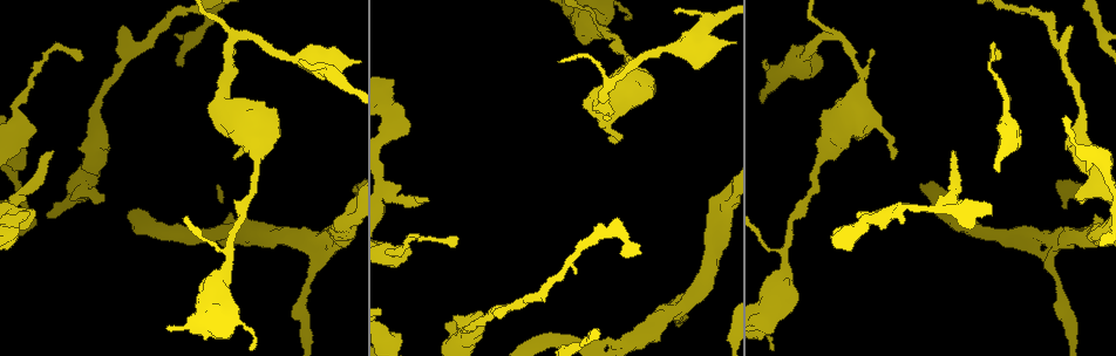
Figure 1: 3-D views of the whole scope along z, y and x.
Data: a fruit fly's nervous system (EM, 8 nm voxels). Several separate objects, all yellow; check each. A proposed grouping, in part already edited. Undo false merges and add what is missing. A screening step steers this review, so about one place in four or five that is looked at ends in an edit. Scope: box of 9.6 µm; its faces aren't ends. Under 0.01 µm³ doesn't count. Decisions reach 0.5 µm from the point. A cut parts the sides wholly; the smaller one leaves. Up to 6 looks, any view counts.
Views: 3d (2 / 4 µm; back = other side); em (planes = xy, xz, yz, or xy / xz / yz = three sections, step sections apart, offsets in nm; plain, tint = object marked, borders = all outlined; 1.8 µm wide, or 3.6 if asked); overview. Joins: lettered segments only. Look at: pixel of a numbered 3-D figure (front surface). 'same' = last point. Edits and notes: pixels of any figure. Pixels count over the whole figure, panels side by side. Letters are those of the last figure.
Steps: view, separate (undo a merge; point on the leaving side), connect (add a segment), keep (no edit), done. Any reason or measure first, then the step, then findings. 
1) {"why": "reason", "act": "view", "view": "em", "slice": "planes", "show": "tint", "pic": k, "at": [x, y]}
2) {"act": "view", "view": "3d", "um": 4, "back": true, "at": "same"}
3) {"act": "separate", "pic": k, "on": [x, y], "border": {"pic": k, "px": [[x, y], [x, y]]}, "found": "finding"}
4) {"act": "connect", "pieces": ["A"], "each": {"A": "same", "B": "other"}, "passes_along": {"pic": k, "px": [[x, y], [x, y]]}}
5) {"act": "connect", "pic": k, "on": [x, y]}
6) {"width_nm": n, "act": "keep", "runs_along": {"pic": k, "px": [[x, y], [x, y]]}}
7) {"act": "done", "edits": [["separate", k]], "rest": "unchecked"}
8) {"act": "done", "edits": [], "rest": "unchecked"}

{"why": "free end", "act": "view", "view": "em", "slice": "planes", "show": "borders", "pic": 1, "at": [51, 151]}

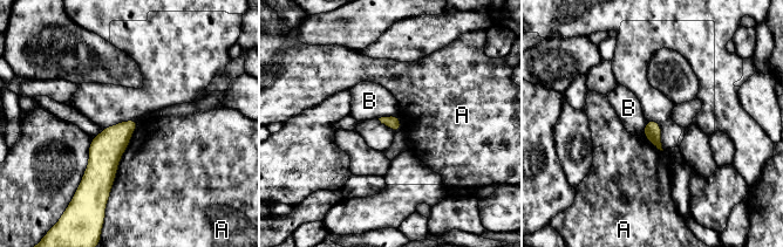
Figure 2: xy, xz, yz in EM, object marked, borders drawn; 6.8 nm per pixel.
{"longest_contact_nm": ["A", 600], "act": "keep", "each": {"A": "other", "B": "other"}, "border": {"pic": 2, "px": [[397, 115], [379, 118]]}, "found": "none of them fits"}

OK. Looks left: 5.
{"why": "thick end", "act": "view", "view": "3d", "um": 4, "pic": 1, "at": [328, 259]}

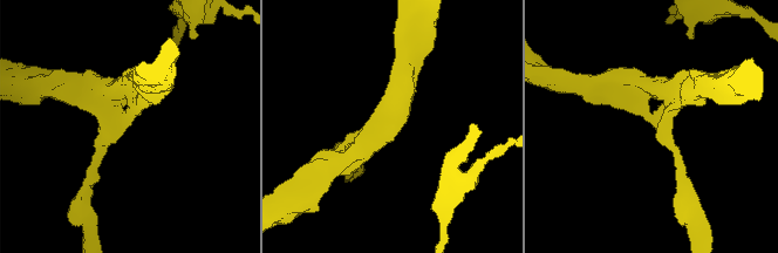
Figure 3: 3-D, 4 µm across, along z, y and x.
{"why": "now the EM", "act": "view", "view": "em", "um": 3.6, "slice": "planes", "show": "tint", "pic": 3, "at": [646, 121]}

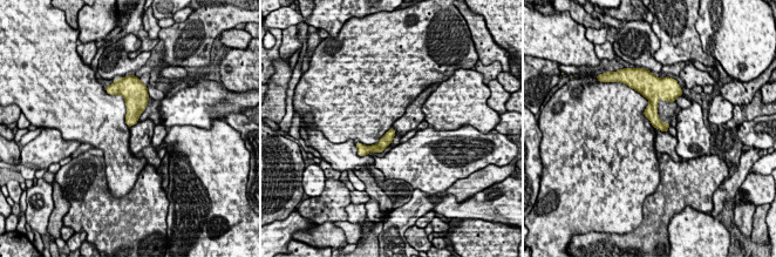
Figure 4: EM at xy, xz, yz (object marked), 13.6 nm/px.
{"act": "view", "view": "em", "um": 3.6, "slice": "planes", "show": "borders", "at": "same"}

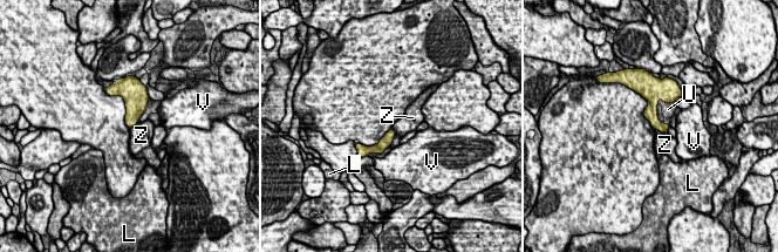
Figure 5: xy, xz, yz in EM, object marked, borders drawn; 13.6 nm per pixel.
{"act": "connect", "pieces": ["U"], "each": {"L": "other", "U": "same", "V": "other", "Z": "other"}, "found": "it goes on there"}

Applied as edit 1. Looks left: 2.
{"act": "done", "edits": [["connect", 5]], "rest": "unchecked"}

